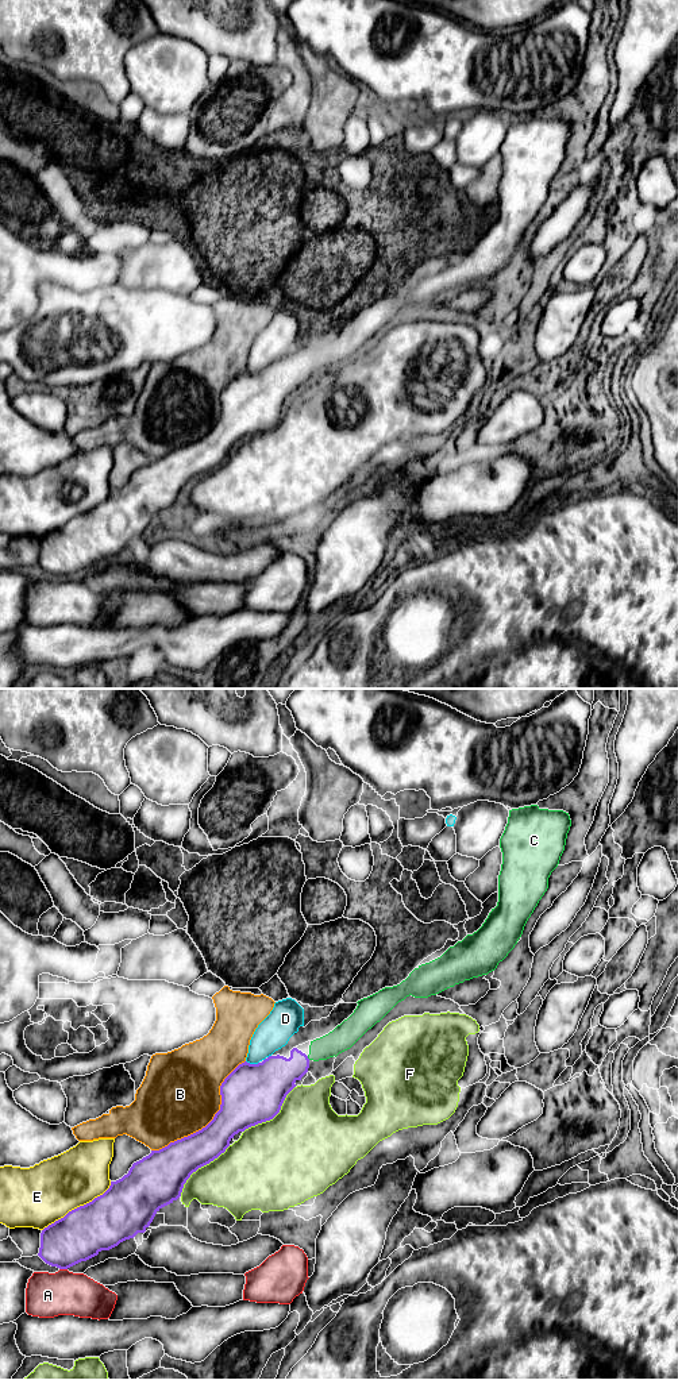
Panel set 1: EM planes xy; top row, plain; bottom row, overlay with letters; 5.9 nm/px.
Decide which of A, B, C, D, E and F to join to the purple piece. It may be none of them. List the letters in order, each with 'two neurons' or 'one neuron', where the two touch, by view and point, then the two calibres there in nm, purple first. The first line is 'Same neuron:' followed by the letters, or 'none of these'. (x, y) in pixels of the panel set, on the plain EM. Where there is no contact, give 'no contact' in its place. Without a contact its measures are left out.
Same neuron: C
A: two neurons; meets purple in xy at (64, 577); 300 nm thick on the purple side, 260 nm on the other
B: two neurons; meets purple in xy at (212, 428); 320 nm thick on the purple side, 480 nm on the other
C: one neuron; meets purple in xy at (307, 366); 240 nm thick on the purple side, 150 nm on the other
D: two neurons; meets purple in xy at (253, 373); 360 nm thick on the purple side, 200 nm on the other
E: two neurons; meets purple in xy at (77, 516); 300 nm thick on the purple side, 360 nm on the other
F: two neurons; meets purple in xy at (273, 426); 360 nm thick on the purple side, 500 nm on the other

